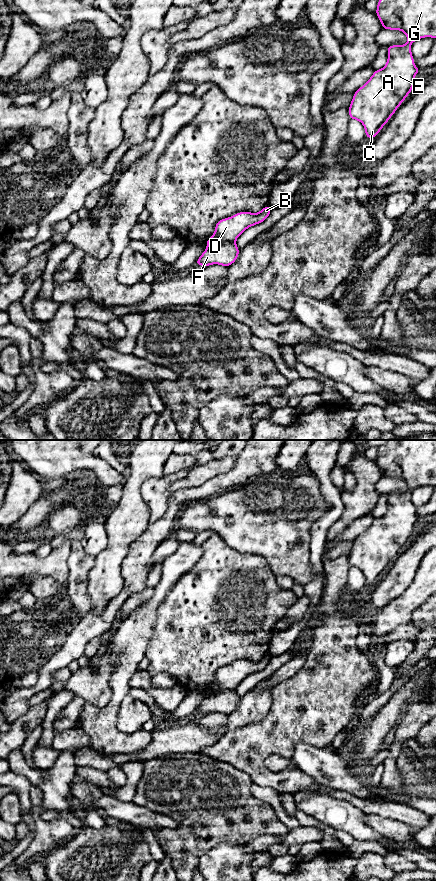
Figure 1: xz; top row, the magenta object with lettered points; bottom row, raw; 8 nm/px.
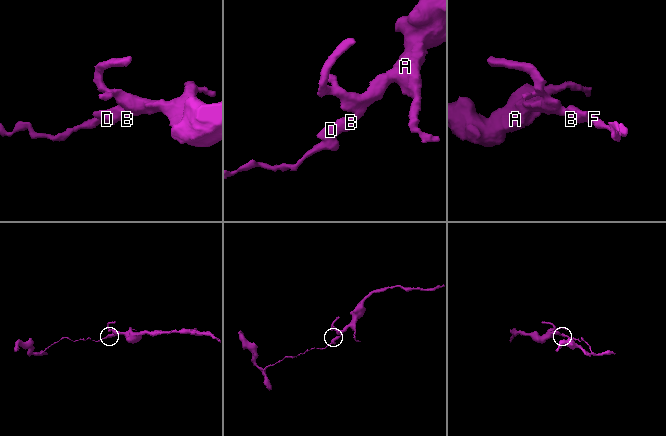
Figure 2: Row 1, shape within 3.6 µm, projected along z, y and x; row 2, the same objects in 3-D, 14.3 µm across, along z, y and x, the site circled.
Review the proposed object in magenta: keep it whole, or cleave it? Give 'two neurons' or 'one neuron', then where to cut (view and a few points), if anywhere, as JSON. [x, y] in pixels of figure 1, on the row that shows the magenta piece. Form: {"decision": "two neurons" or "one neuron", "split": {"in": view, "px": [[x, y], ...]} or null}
{"decision": "two neurons", "split": {"in": "xz", "px": [[234, 241], [224, 241], [207, 248]]}}

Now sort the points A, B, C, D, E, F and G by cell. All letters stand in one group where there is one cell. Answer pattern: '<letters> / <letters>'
A B C D E G / F

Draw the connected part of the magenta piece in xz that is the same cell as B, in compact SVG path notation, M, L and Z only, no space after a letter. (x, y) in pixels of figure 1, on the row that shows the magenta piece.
M267 205L259 213L239 212L219 220L216 223L214 234L206 242L207 248L224 242L235 242L246 229L265 221L271 210L272 207Z

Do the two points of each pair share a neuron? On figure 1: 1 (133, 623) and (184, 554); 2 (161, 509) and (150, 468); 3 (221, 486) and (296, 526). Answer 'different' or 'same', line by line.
1: same
2: different
3: different

